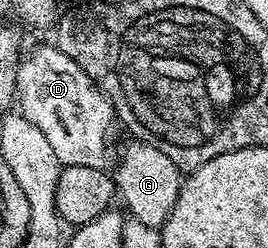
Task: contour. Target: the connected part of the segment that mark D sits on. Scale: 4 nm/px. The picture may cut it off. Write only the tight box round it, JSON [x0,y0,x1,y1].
[16,44,118,170]

